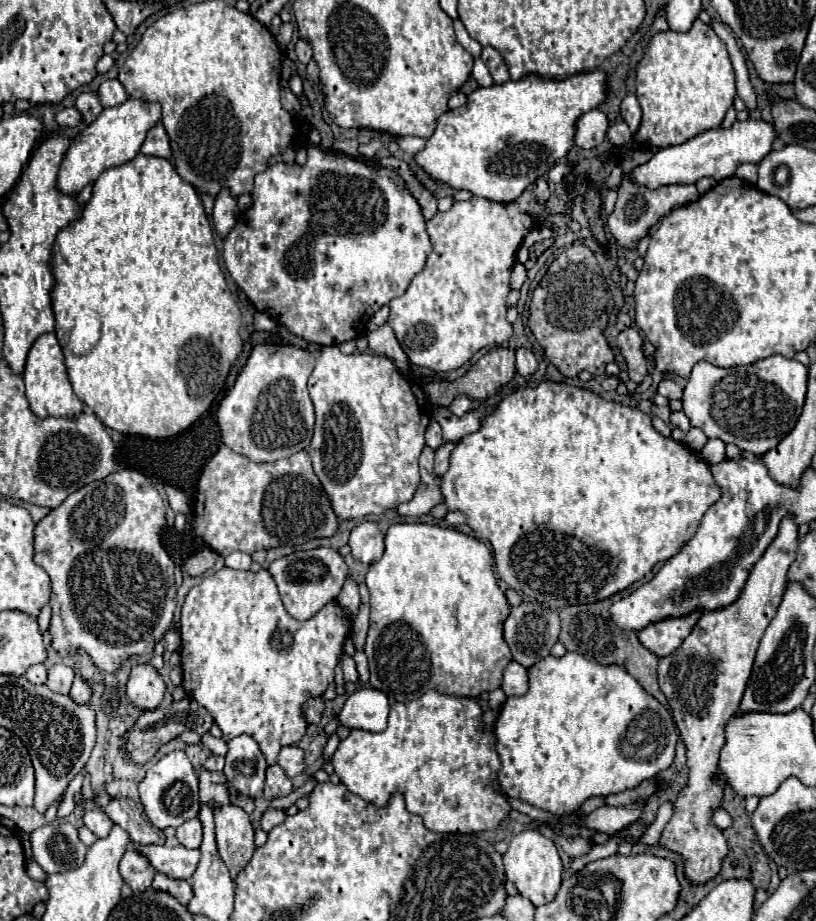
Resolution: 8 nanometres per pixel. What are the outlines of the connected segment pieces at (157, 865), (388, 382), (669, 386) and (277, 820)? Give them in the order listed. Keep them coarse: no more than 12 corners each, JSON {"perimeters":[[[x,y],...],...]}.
{"perimeters":[[[137,844],[155,872],[189,878],[199,850],[165,844]],[[319,350],[309,454],[339,522],[419,486],[431,404],[385,356]],[[671,378],[661,380],[659,394],[673,400],[681,398],[683,388]],[[271,808],[261,818],[261,828],[269,832],[285,820],[285,810]]]}

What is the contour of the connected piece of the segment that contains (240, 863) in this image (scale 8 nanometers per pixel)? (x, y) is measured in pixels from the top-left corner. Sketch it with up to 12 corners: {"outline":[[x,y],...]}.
{"outline":[[235,804],[215,808],[217,850],[231,878],[255,852],[253,824]]}

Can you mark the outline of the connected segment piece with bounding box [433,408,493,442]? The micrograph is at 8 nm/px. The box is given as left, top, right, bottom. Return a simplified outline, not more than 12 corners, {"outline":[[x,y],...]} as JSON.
{"outline":[[449,408],[433,418],[443,428],[443,442],[459,442],[479,430],[487,410],[455,416]]}

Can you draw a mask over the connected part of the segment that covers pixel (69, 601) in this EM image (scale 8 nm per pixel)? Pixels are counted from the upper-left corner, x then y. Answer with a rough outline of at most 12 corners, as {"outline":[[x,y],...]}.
{"outline":[[117,470],[35,524],[51,646],[105,672],[175,614],[163,498]]}

